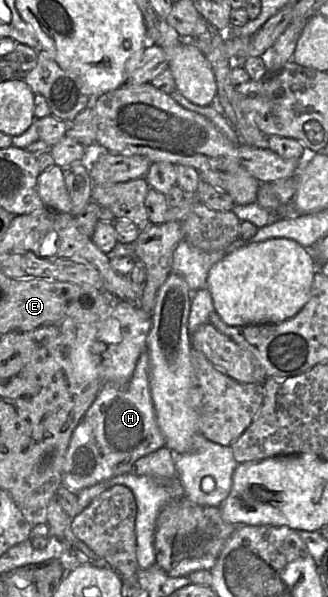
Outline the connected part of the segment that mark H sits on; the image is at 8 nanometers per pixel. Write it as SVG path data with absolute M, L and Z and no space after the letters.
M144 350L129 381L103 384L74 430L66 451L62 486L70 492L76 494L84 488L132 472L138 459L165 447L151 397L149 373L149 354Z

